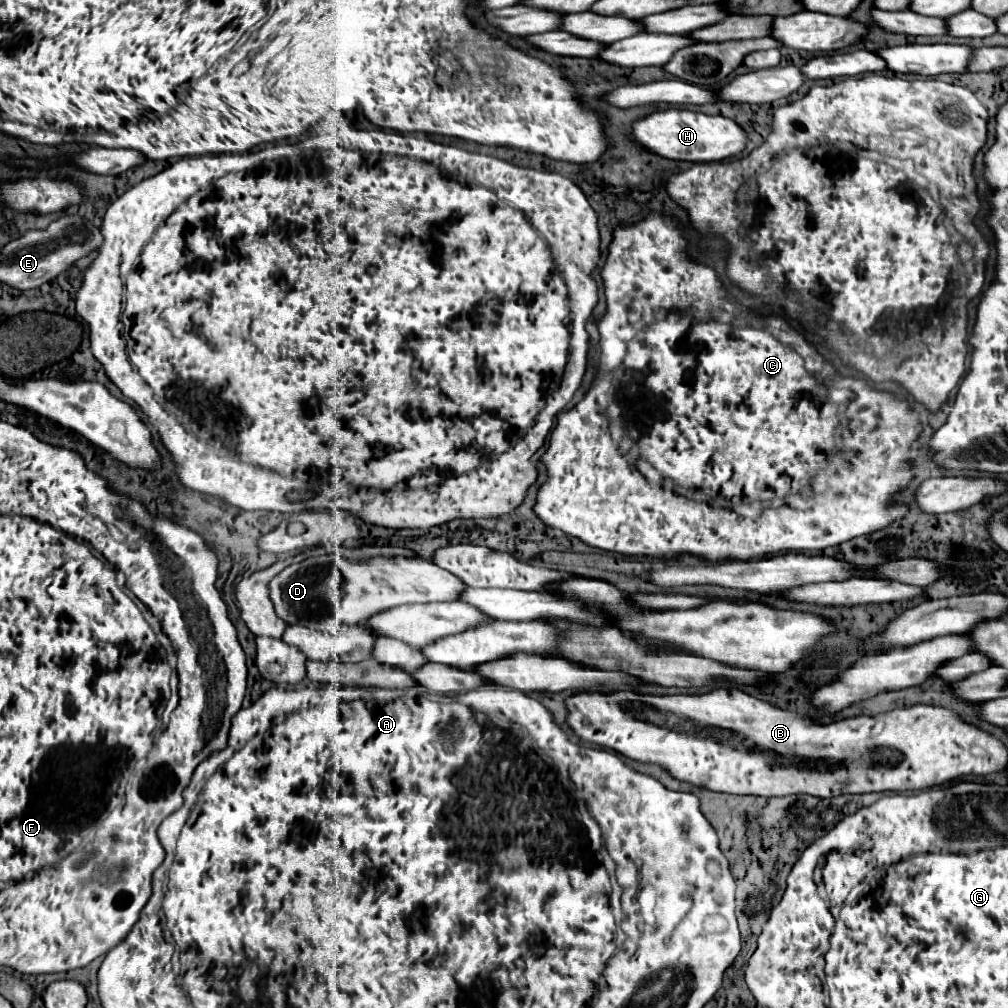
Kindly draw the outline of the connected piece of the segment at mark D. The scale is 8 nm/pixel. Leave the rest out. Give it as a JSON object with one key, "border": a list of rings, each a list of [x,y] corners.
{"border":[[[333,553],[311,557],[303,563],[287,567],[271,581],[271,599],[275,603],[277,615],[281,615],[281,619],[285,619],[289,625],[305,623],[307,627],[313,627],[319,609],[317,603],[321,603],[321,607],[329,607],[339,621],[355,625],[399,605],[459,601],[463,589],[467,589],[467,585],[461,583],[459,577],[419,557],[375,557],[363,563],[349,563],[341,555]]]}

